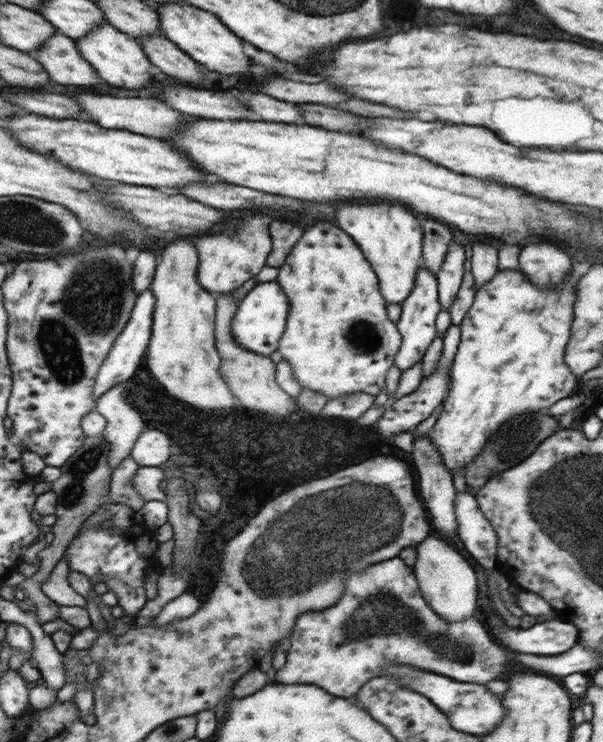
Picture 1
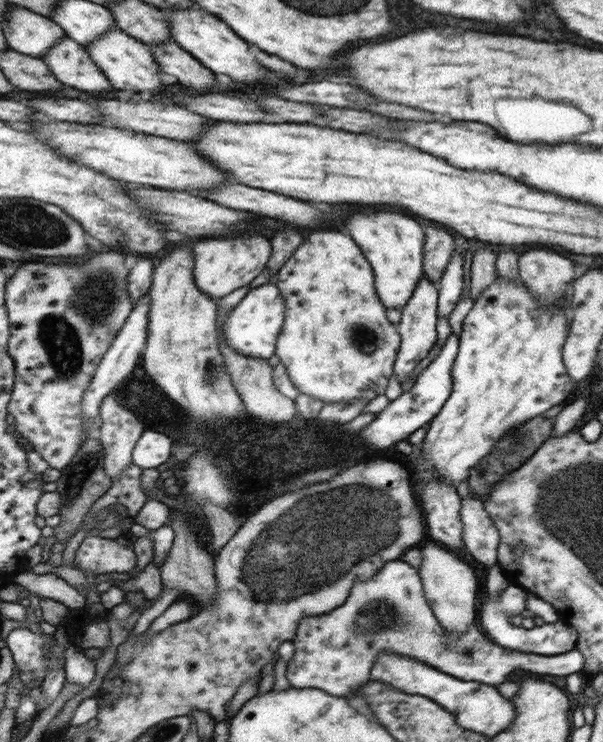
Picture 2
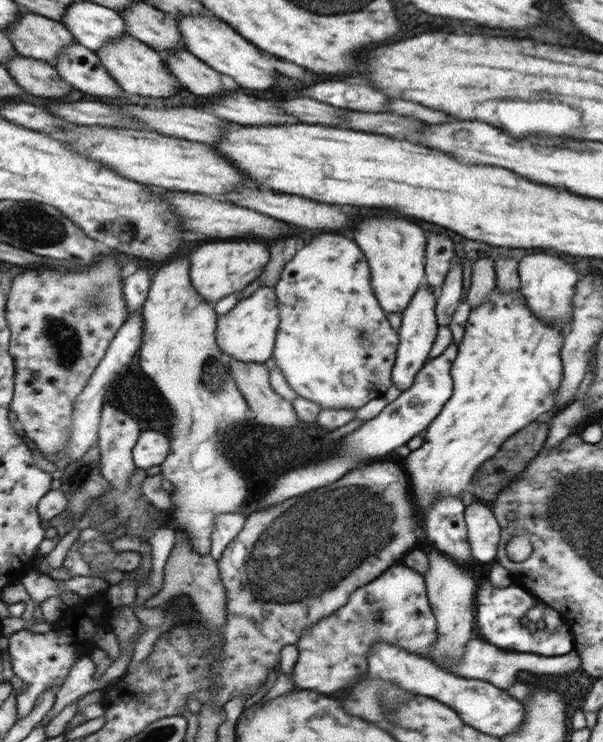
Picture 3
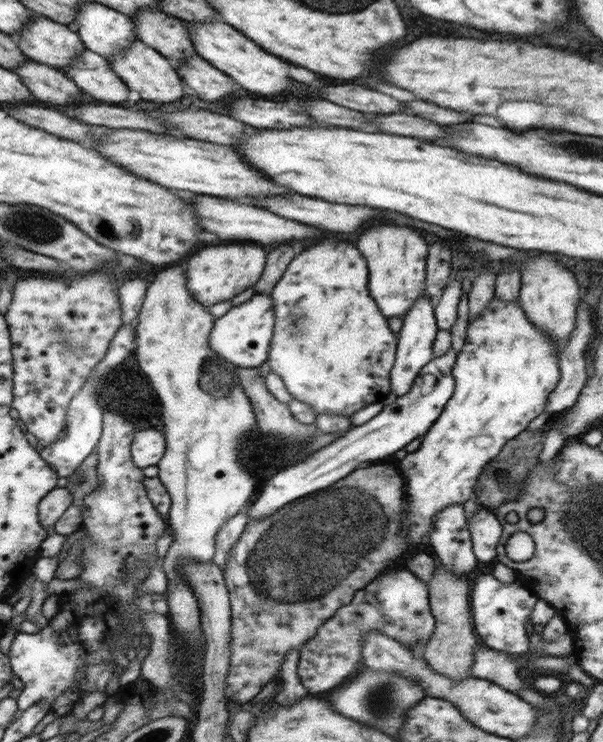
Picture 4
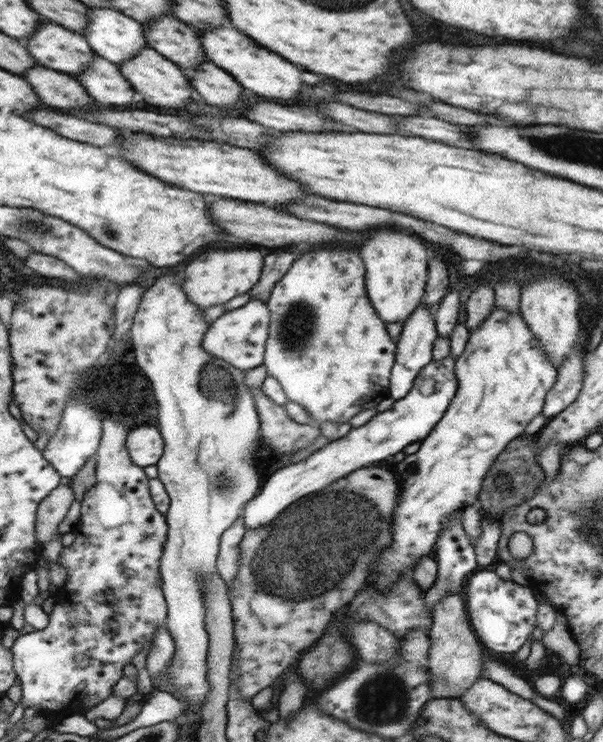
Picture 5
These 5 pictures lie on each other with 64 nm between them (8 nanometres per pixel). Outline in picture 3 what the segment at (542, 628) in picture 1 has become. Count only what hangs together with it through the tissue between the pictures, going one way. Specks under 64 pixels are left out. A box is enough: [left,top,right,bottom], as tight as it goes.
[475,580,574,655]

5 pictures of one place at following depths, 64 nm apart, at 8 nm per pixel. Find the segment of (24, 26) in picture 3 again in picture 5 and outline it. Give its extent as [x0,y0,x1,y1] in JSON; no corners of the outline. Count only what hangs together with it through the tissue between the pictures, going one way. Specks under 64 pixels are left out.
[23,20,95,77]

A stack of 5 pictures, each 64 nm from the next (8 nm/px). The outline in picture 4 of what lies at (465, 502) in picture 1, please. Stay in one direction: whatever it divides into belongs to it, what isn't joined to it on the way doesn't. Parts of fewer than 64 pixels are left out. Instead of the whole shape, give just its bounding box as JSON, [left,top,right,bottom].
[467,506,501,563]

